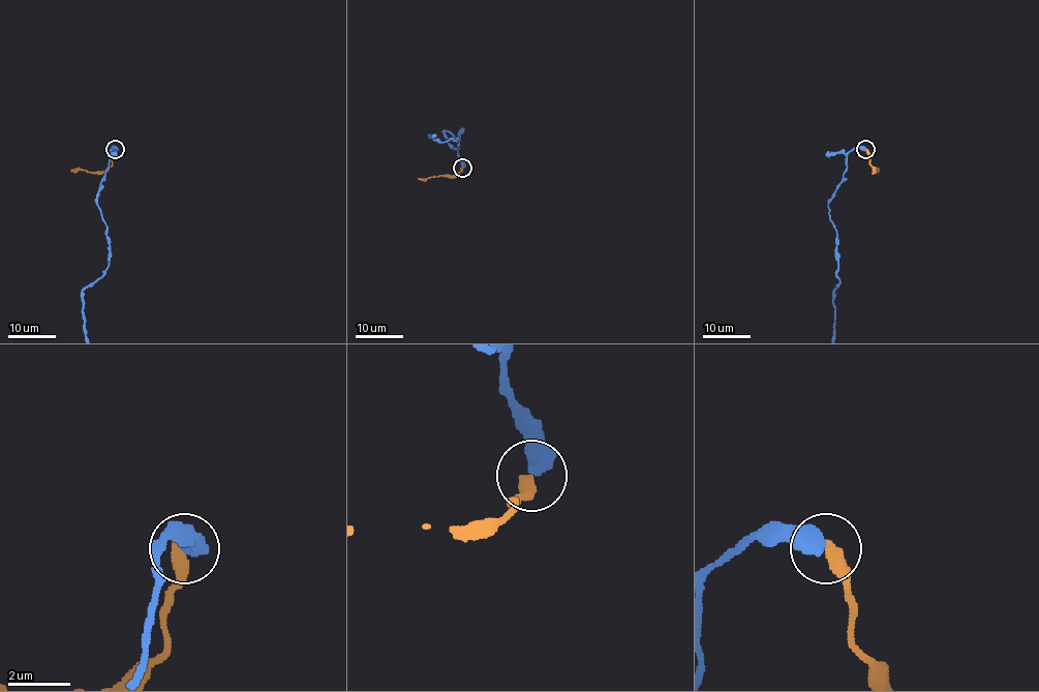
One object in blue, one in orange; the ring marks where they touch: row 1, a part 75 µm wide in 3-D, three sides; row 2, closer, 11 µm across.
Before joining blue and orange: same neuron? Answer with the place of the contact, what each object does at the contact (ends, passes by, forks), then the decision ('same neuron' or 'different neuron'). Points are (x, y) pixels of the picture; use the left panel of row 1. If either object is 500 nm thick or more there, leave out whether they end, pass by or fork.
at (115, 149); different neuron

